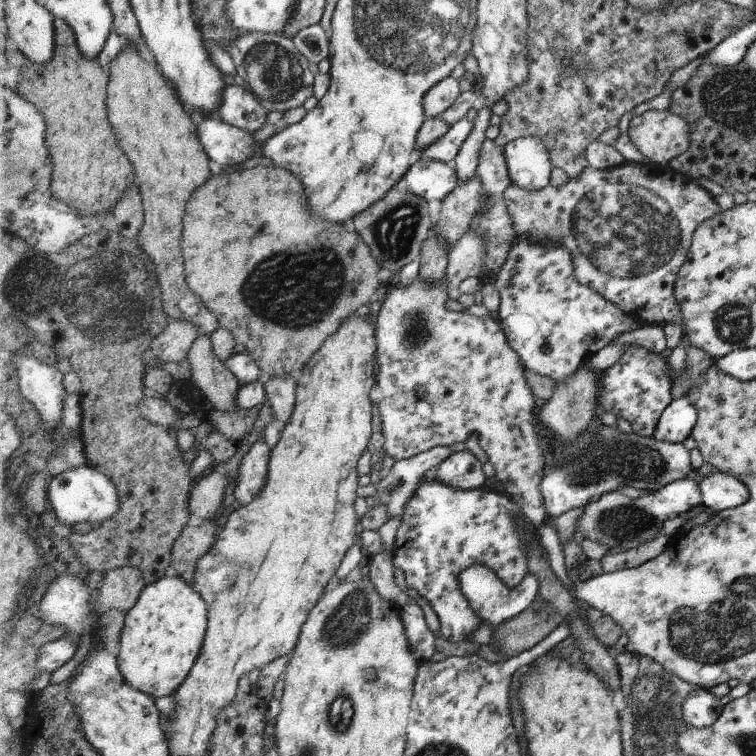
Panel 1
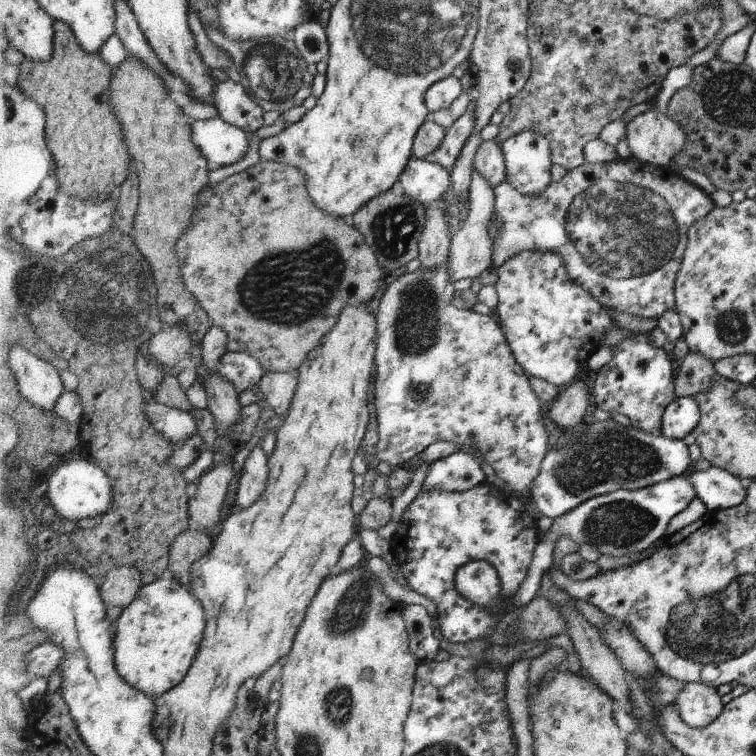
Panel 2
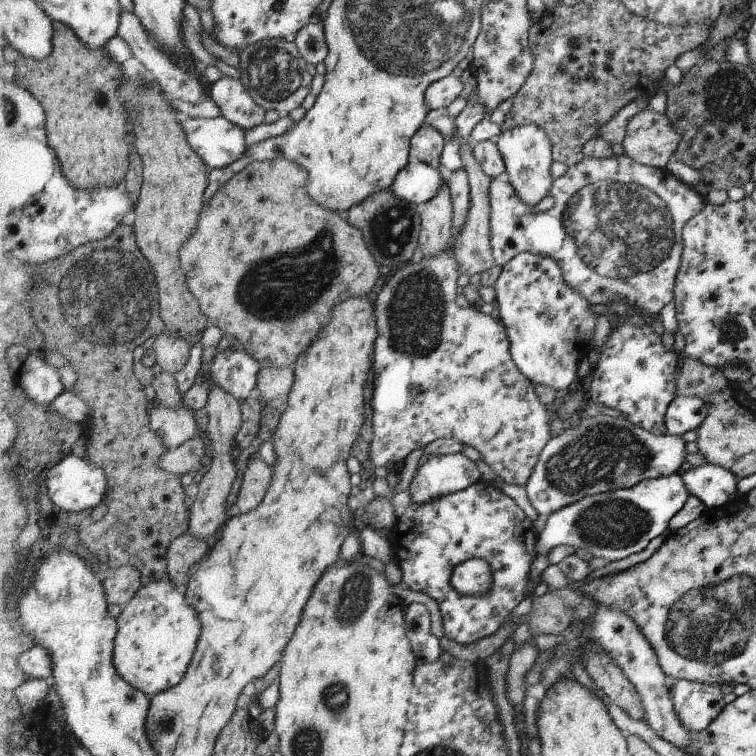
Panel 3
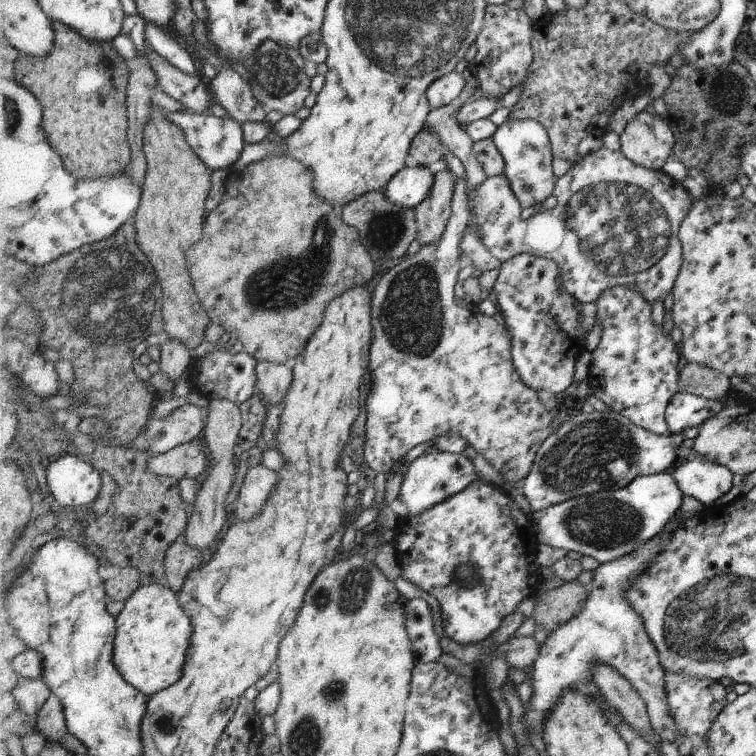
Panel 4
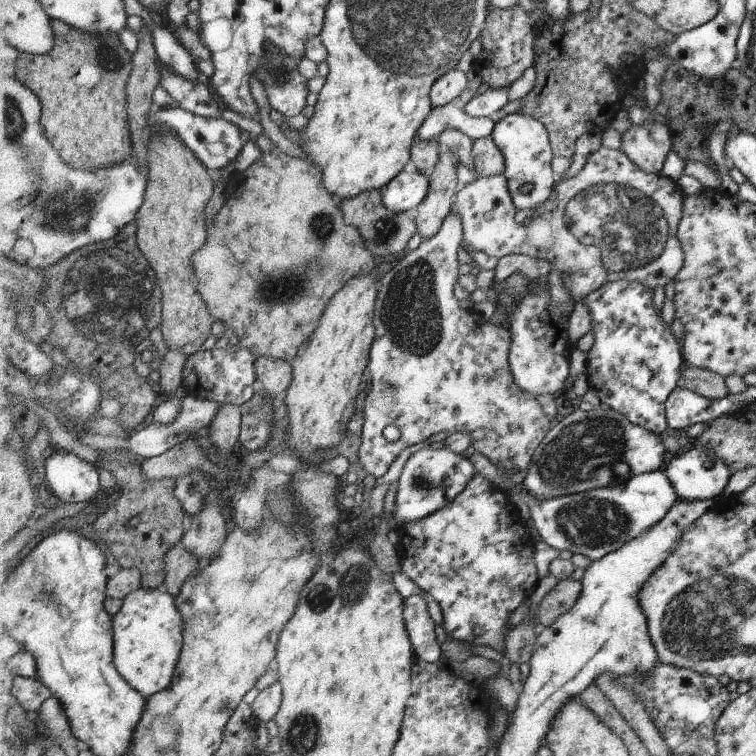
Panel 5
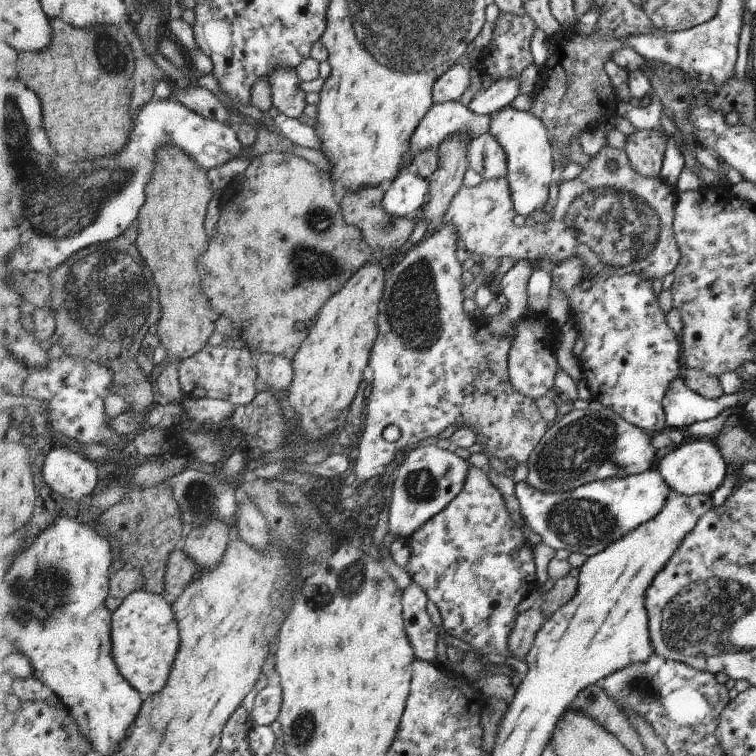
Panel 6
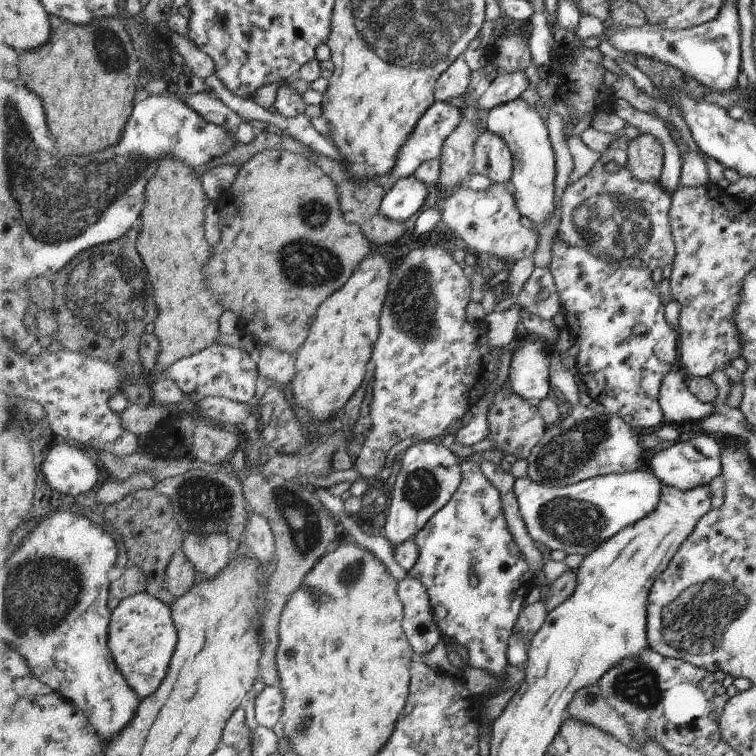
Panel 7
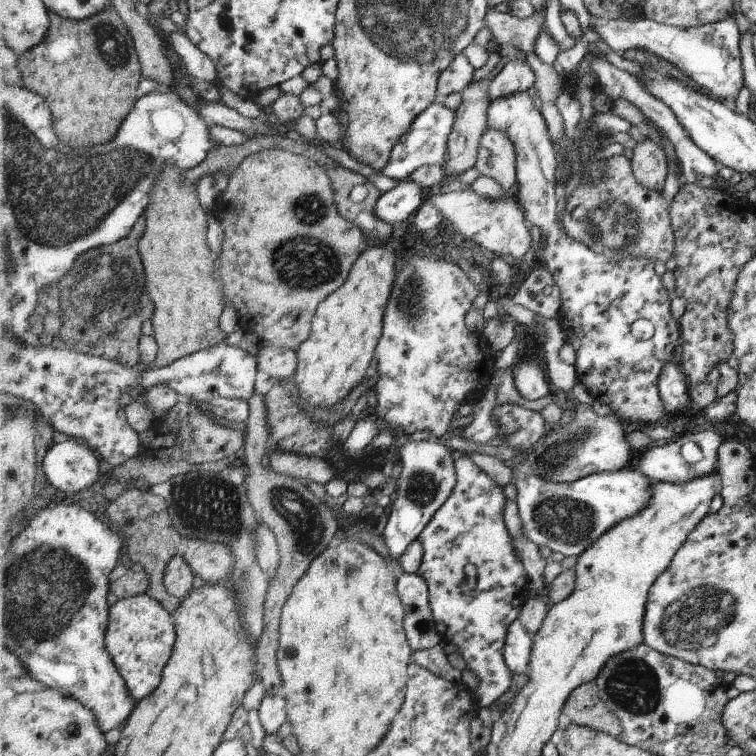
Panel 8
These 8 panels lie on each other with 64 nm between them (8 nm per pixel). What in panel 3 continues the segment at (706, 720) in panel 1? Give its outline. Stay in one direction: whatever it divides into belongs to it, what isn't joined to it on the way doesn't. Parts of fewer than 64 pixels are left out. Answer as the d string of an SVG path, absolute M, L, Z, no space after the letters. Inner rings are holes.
M672 679L670 686L673 710L681 726L692 733L702 733L720 716L724 696L720 685L688 679Z

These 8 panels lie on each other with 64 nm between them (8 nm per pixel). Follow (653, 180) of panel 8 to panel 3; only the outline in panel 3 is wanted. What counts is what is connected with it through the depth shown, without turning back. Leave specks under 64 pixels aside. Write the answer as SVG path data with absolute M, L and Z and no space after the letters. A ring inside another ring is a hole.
M648 107L641 108L641 112L628 122L621 144L624 155L636 163L665 169L680 141L681 136L665 114L658 114Z

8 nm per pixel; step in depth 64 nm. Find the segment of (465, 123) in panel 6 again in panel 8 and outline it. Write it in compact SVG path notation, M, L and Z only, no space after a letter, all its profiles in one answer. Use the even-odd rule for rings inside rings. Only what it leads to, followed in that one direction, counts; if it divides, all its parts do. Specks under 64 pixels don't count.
M441 99L434 101L428 109L414 118L405 136L394 145L393 153L390 154L390 162L384 166L384 170L380 171L381 174L392 180L402 181L424 165L443 168L446 144L454 122L456 122L456 111L448 109Z

